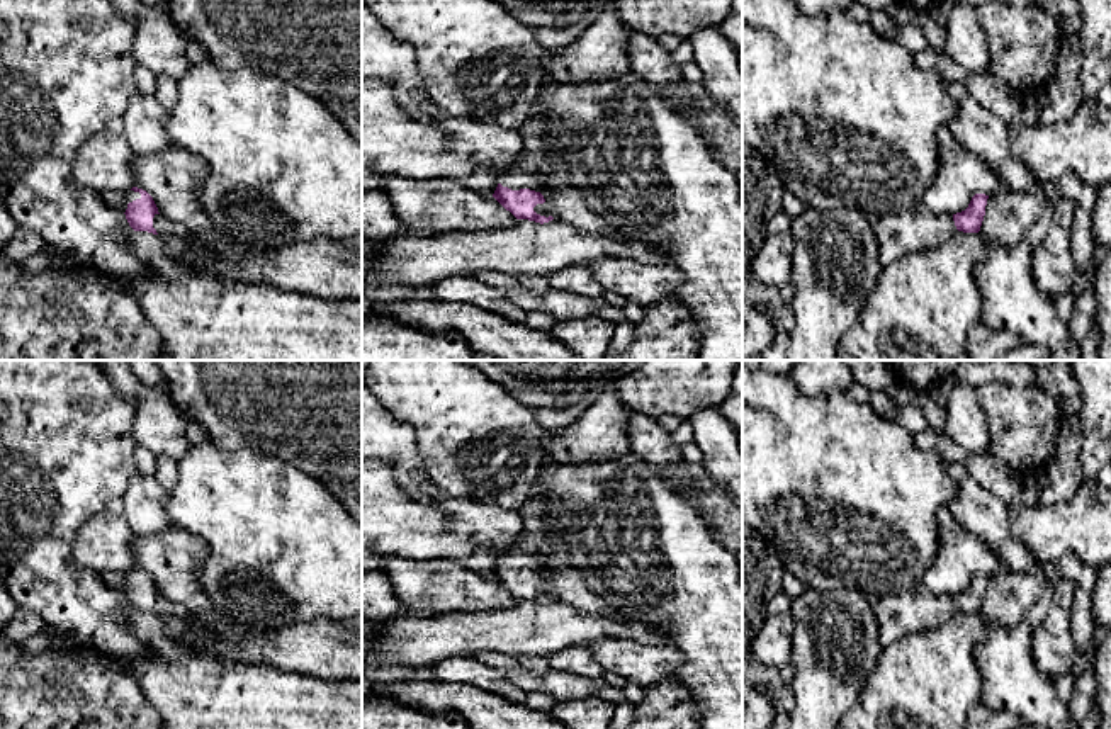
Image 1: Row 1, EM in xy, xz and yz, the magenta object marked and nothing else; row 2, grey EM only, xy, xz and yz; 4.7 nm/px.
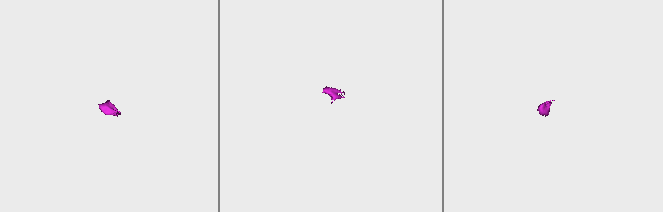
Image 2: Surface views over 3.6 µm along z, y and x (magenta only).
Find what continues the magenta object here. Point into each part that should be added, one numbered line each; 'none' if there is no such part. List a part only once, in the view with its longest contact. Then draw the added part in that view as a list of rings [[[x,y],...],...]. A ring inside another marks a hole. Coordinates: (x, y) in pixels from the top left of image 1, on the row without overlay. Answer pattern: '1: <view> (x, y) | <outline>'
1: xy (119, 580) | [[[107,571],[102,573],[102,578],[109,586],[126,593],[127,585],[136,579],[141,579],[141,574],[134,571]]]
2: xz (534, 551) | [[[530,496],[518,510],[523,523],[522,537],[499,556],[499,564],[511,571],[530,569],[542,573],[557,561],[550,535],[545,530],[549,501],[544,496]]]

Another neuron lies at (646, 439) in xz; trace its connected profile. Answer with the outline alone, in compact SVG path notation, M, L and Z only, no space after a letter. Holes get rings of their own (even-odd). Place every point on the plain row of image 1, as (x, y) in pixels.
M632 411L627 423L629 450L654 467L671 467L681 459L680 447L656 418Z

